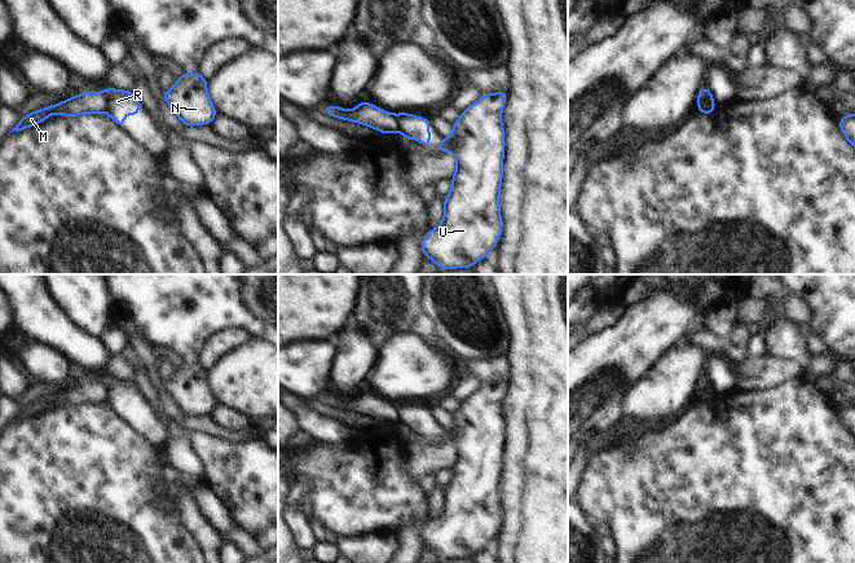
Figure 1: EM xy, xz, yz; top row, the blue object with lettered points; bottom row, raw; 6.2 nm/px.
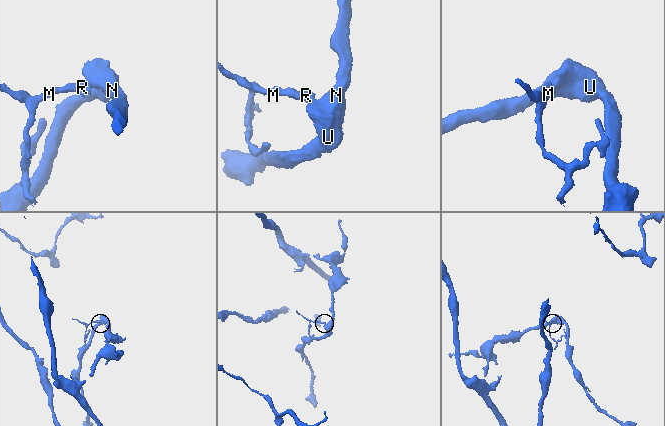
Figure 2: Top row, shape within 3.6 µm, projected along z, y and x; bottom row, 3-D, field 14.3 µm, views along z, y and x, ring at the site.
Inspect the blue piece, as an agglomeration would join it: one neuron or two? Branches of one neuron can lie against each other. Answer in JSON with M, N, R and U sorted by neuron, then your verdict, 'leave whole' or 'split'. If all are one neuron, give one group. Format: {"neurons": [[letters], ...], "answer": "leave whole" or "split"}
{"neurons": [["M"], ["N", "R", "U"]], "answer": "split"}

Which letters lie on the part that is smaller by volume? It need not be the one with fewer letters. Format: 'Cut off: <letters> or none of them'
Cut off: M

